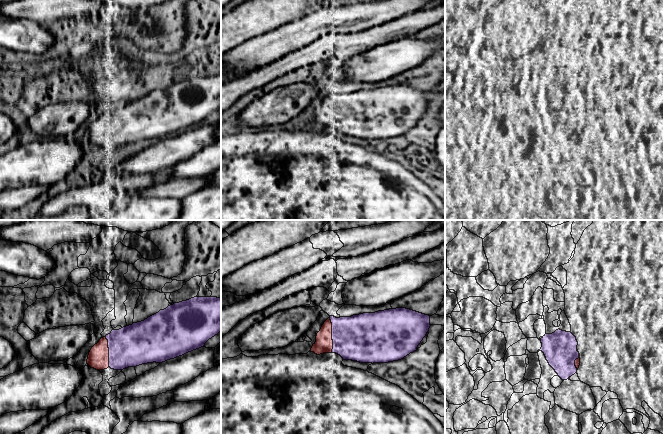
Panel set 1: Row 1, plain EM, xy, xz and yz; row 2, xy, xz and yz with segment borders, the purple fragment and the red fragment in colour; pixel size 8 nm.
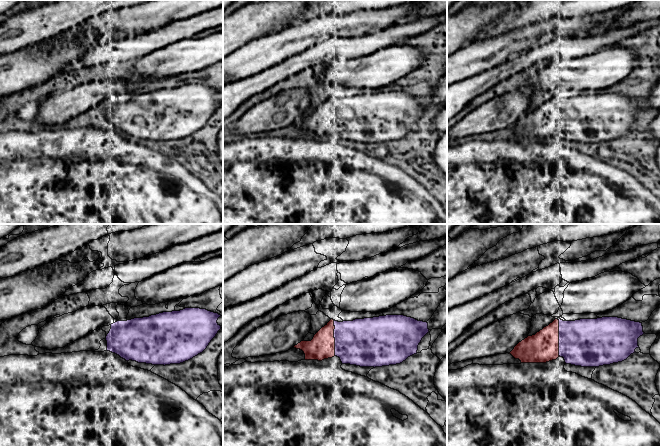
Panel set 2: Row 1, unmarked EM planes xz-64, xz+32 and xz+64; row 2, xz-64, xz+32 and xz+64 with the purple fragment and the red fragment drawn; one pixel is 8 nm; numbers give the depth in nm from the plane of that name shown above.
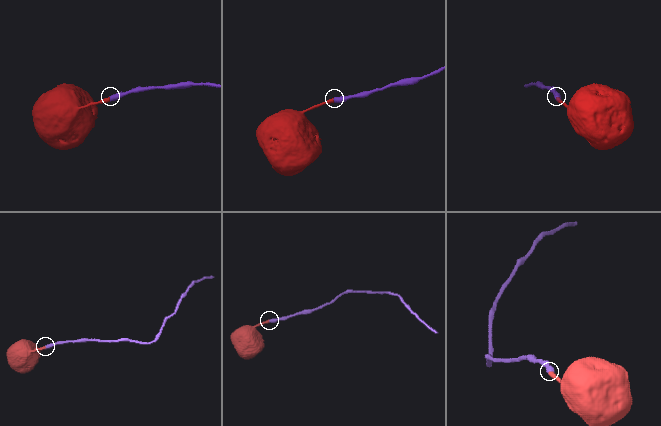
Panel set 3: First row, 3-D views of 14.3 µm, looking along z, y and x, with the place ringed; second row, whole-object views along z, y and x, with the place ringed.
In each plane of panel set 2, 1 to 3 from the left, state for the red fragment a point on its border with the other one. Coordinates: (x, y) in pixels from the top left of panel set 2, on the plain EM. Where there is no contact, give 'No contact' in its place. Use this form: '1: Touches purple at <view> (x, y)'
1: No contact
2: Touches purple at xz+32 (334, 113)
3: Touches purple at xz+64 (559, 114)

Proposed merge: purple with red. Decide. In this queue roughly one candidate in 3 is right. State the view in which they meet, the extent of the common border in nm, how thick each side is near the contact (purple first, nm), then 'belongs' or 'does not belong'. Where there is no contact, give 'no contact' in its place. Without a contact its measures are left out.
contact in xz; length 280 nm; calibres 380 and 140 nm; belongs

